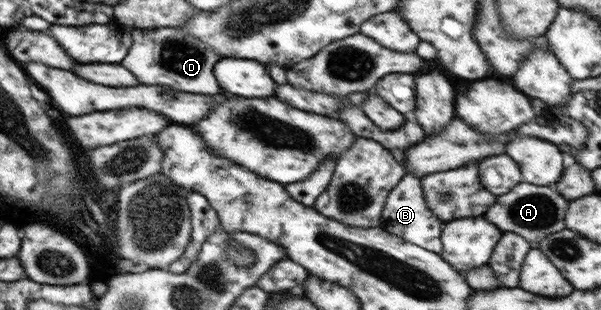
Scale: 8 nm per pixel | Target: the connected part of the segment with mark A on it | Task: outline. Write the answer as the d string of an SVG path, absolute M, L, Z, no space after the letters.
M519 183L513 191L496 197L491 209L484 213L485 220L493 223L501 232L510 232L531 242L540 242L549 235L561 232L565 228L565 214L569 200L557 193L551 186L539 187L529 183Z

